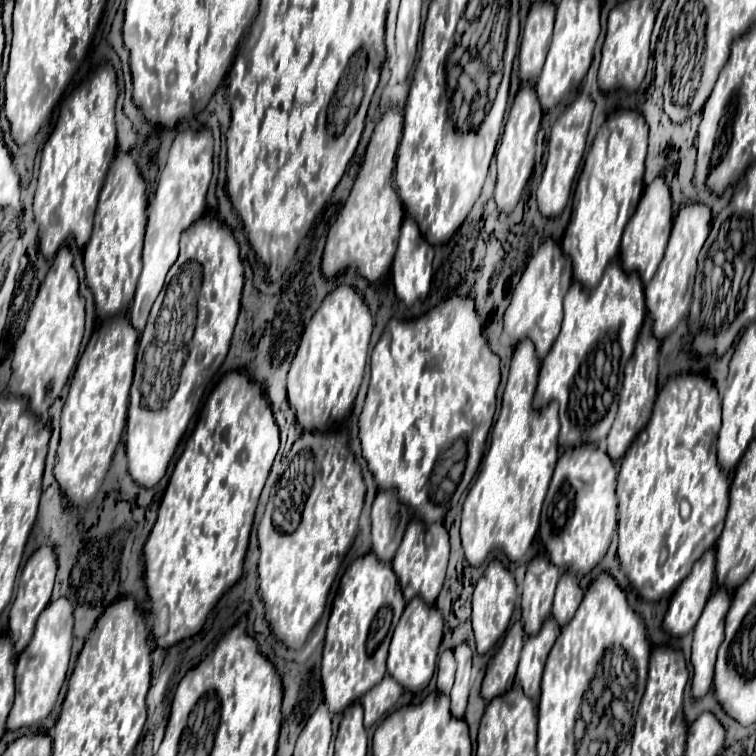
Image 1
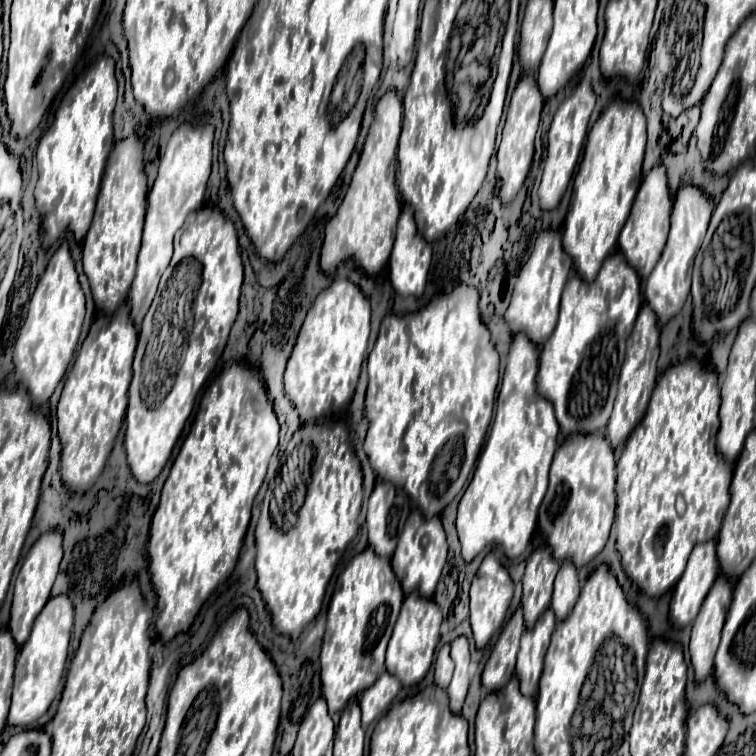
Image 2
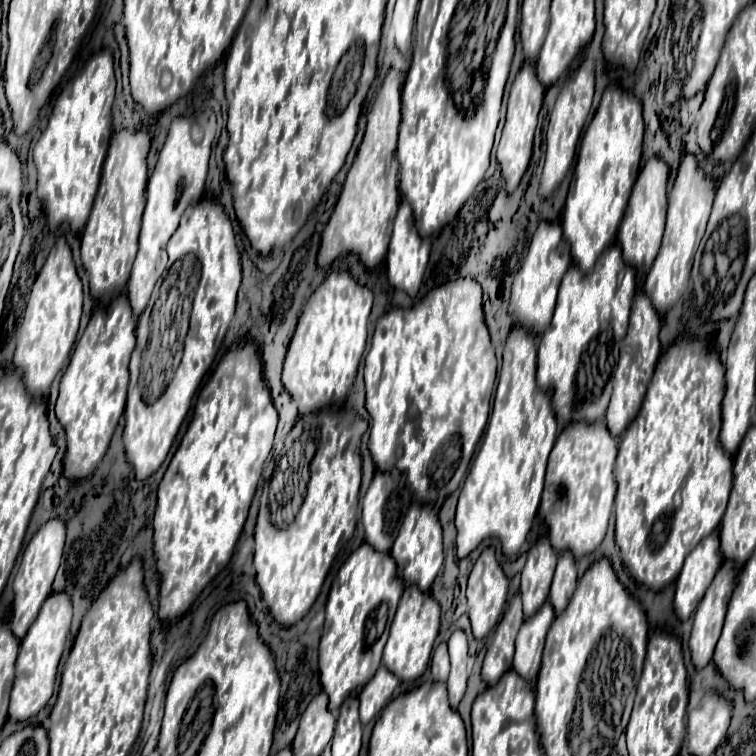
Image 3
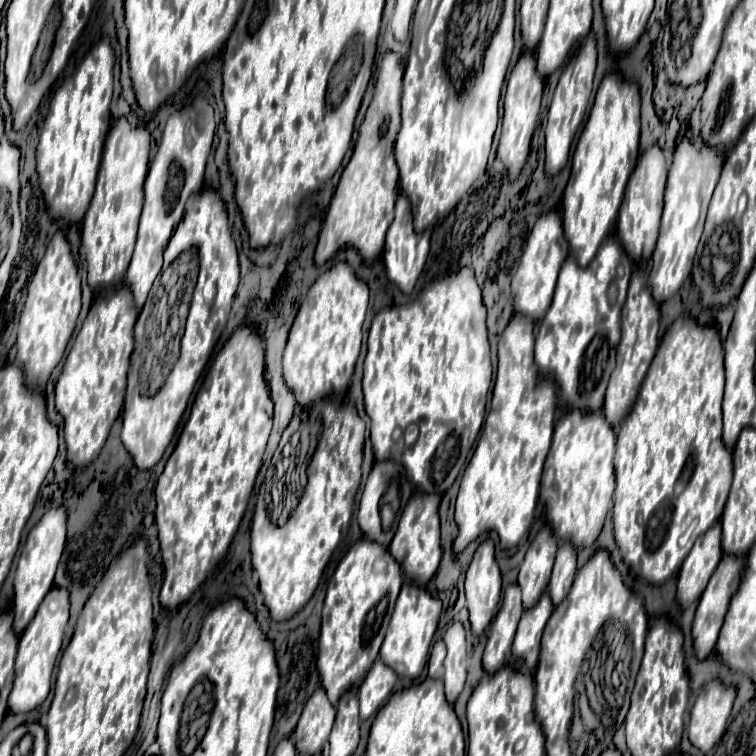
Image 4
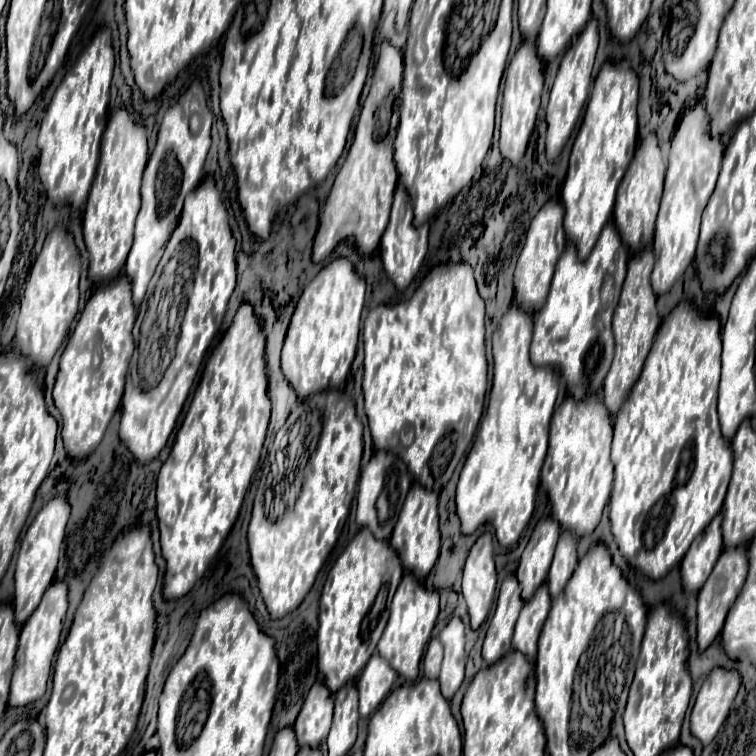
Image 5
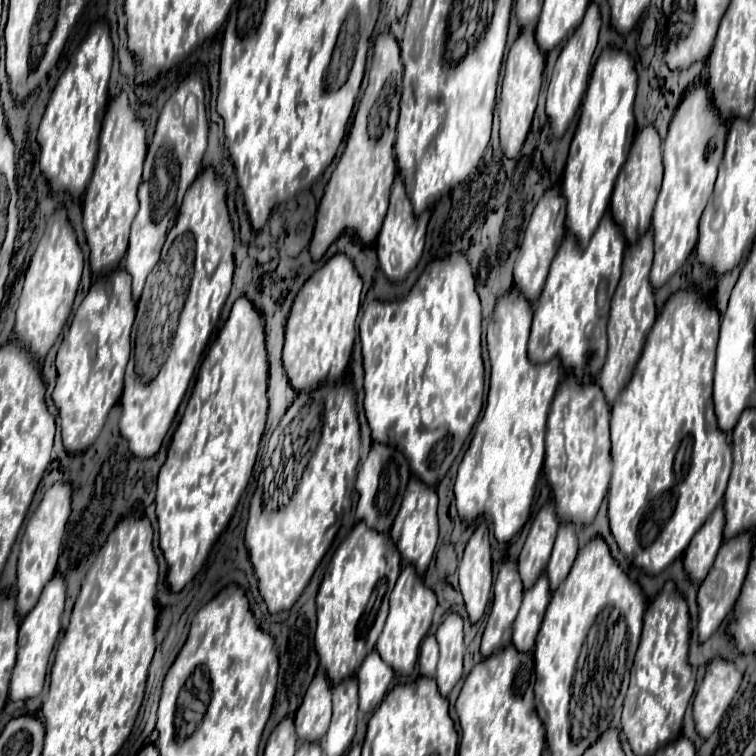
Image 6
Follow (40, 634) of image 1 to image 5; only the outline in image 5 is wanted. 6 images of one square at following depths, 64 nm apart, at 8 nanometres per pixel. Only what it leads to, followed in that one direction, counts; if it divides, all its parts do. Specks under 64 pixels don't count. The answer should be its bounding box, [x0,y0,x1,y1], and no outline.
[10,580,68,706]

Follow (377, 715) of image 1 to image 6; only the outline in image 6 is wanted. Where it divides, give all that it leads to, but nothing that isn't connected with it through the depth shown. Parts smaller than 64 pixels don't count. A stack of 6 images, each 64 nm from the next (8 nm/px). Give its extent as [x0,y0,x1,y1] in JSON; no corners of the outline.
[356,650,394,712]

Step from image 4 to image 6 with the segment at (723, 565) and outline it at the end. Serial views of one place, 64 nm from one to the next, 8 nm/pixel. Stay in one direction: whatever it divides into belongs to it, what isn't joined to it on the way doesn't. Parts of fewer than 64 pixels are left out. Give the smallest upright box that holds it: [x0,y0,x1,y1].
[698,532,752,642]

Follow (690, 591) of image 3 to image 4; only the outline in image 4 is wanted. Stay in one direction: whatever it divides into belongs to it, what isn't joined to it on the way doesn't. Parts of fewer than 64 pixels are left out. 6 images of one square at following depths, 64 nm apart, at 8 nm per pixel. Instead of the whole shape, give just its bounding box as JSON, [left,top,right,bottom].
[678,522,722,606]

